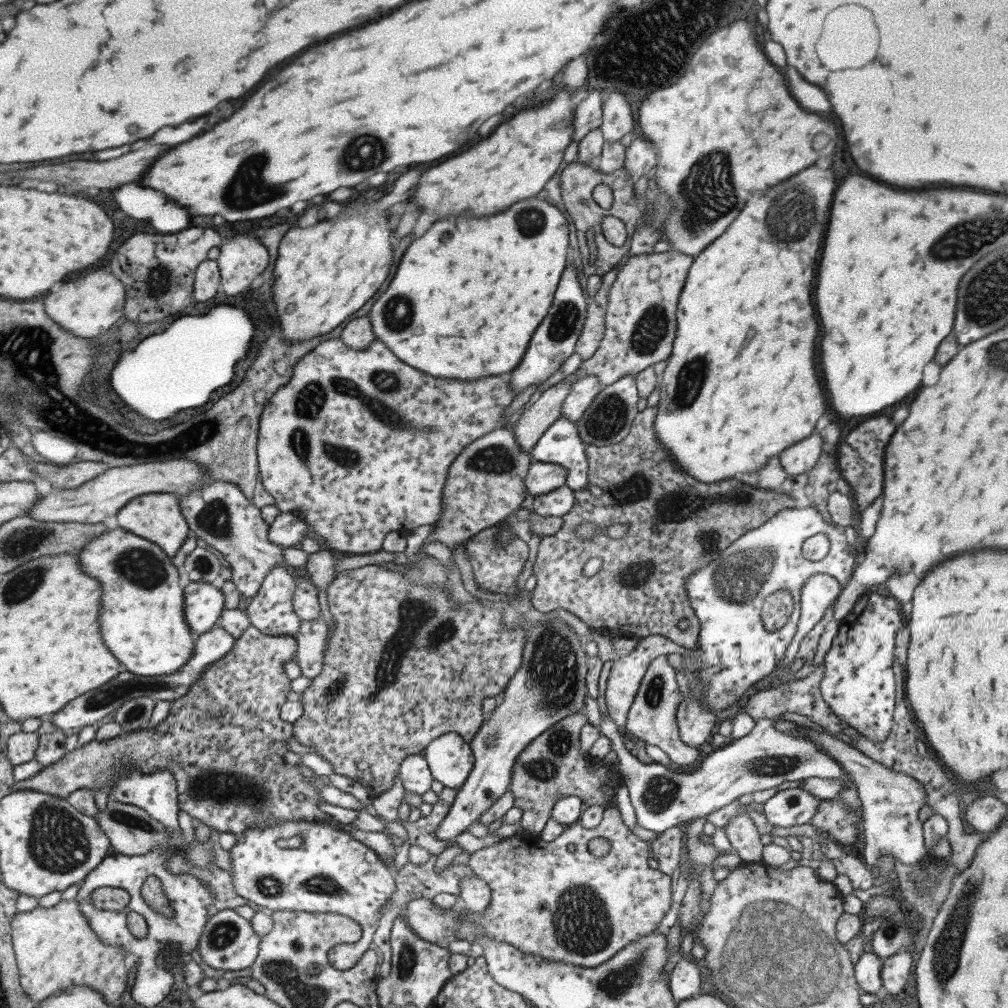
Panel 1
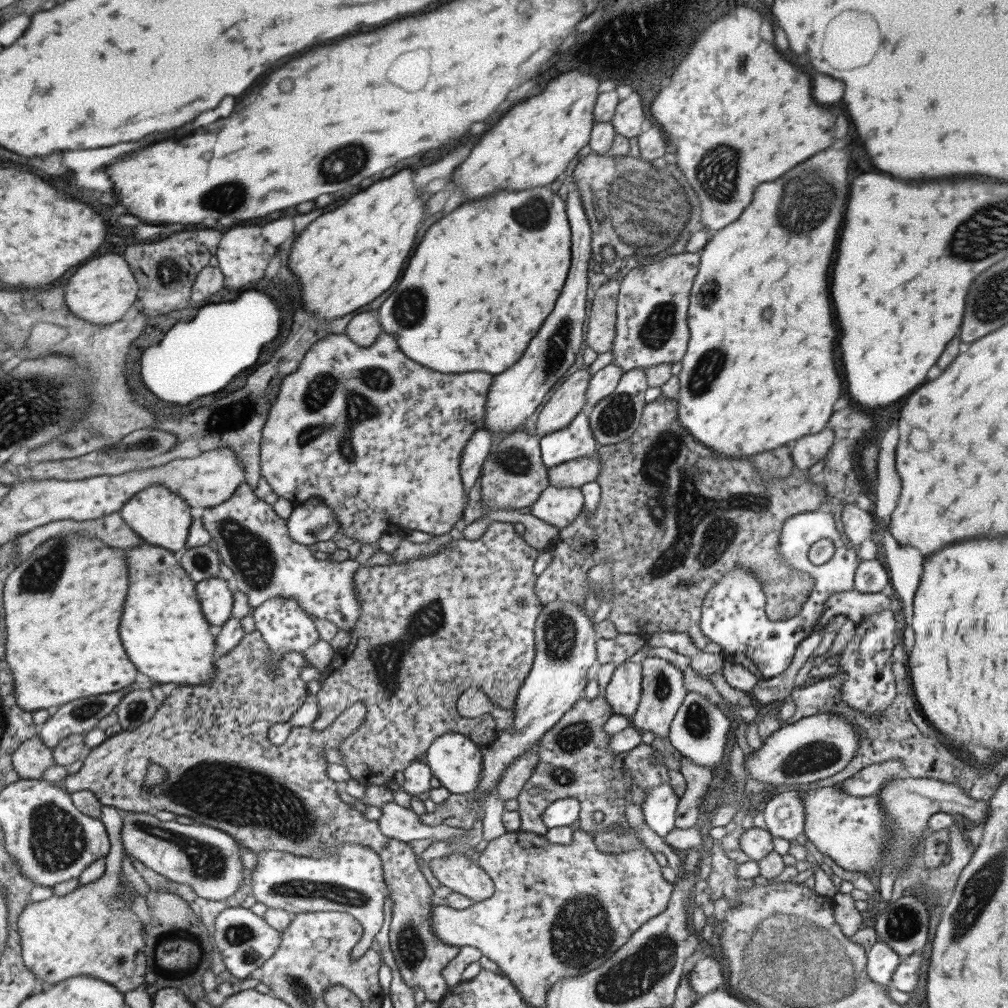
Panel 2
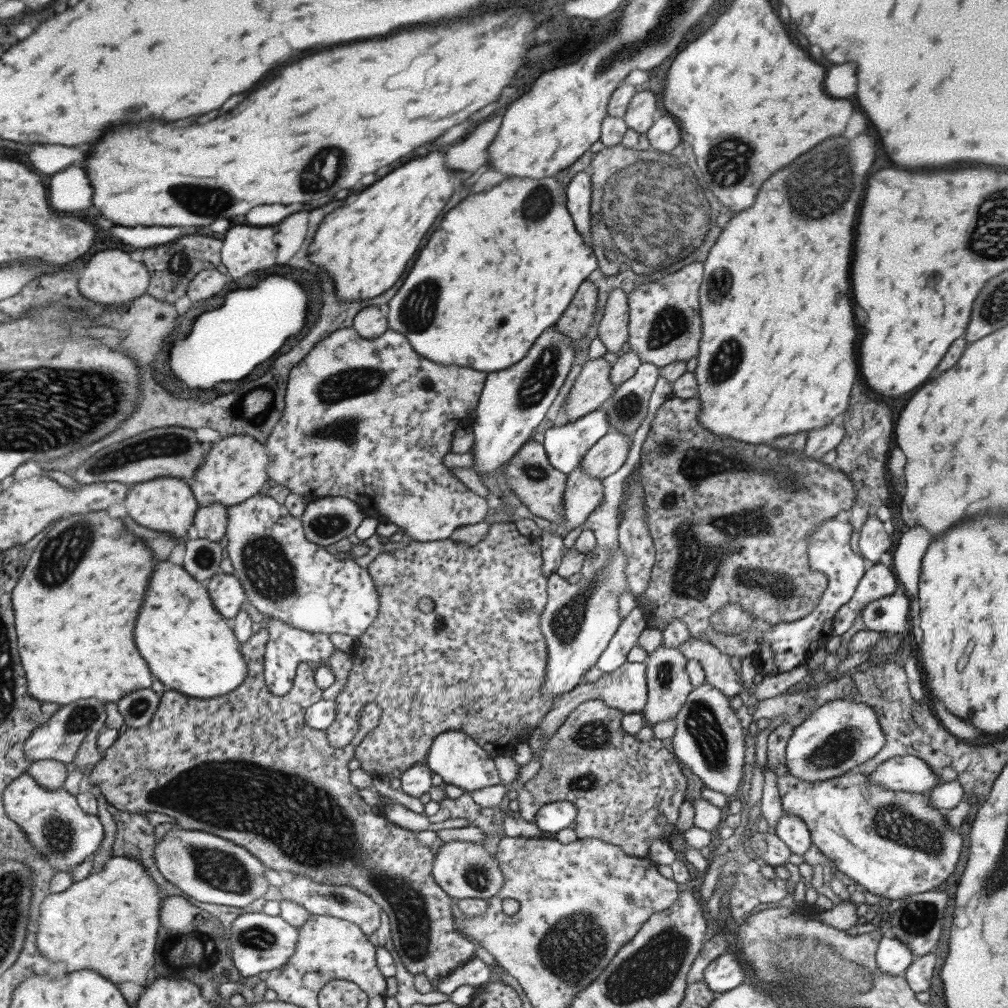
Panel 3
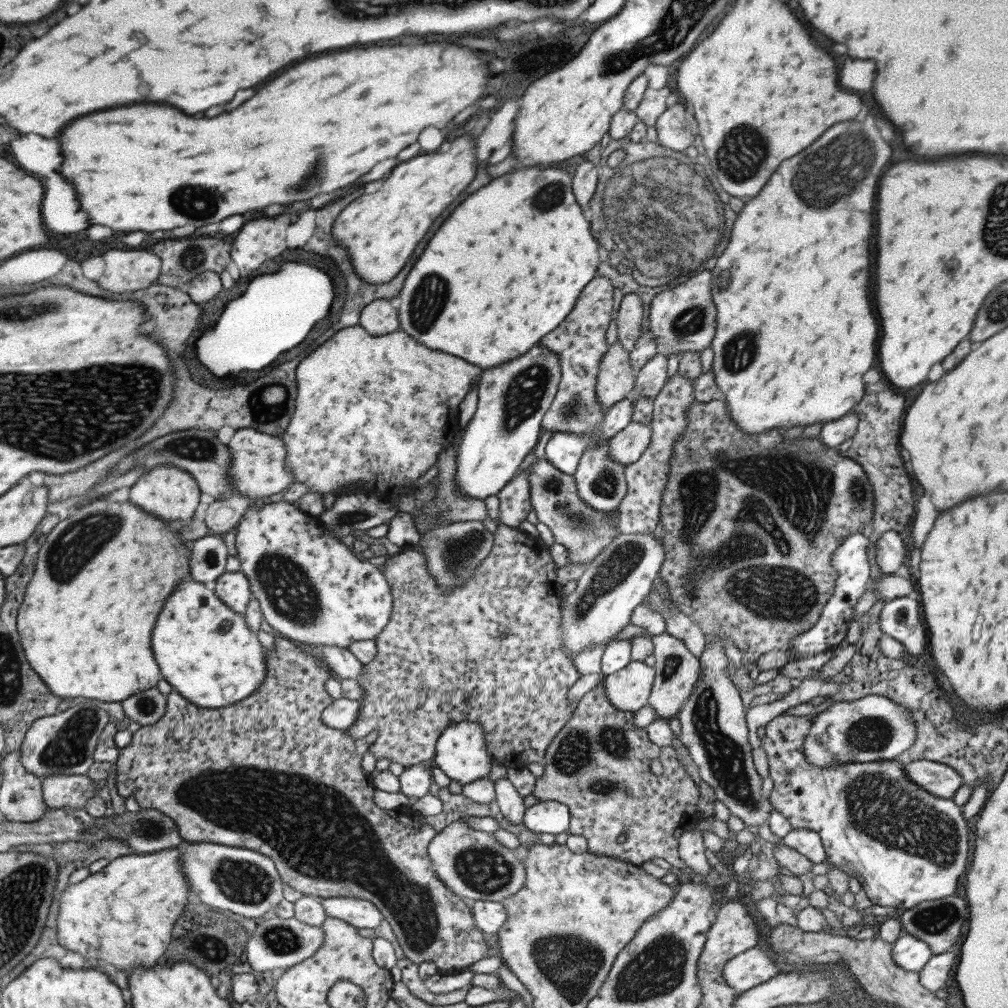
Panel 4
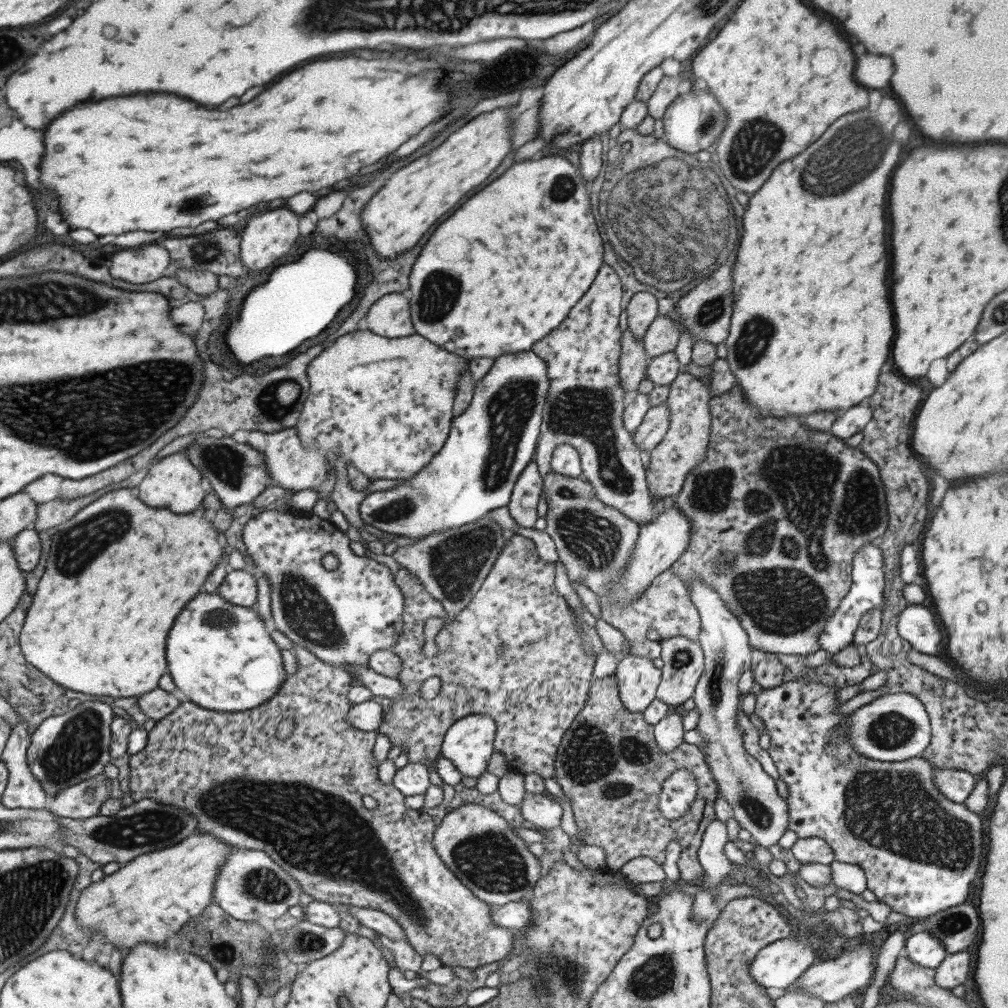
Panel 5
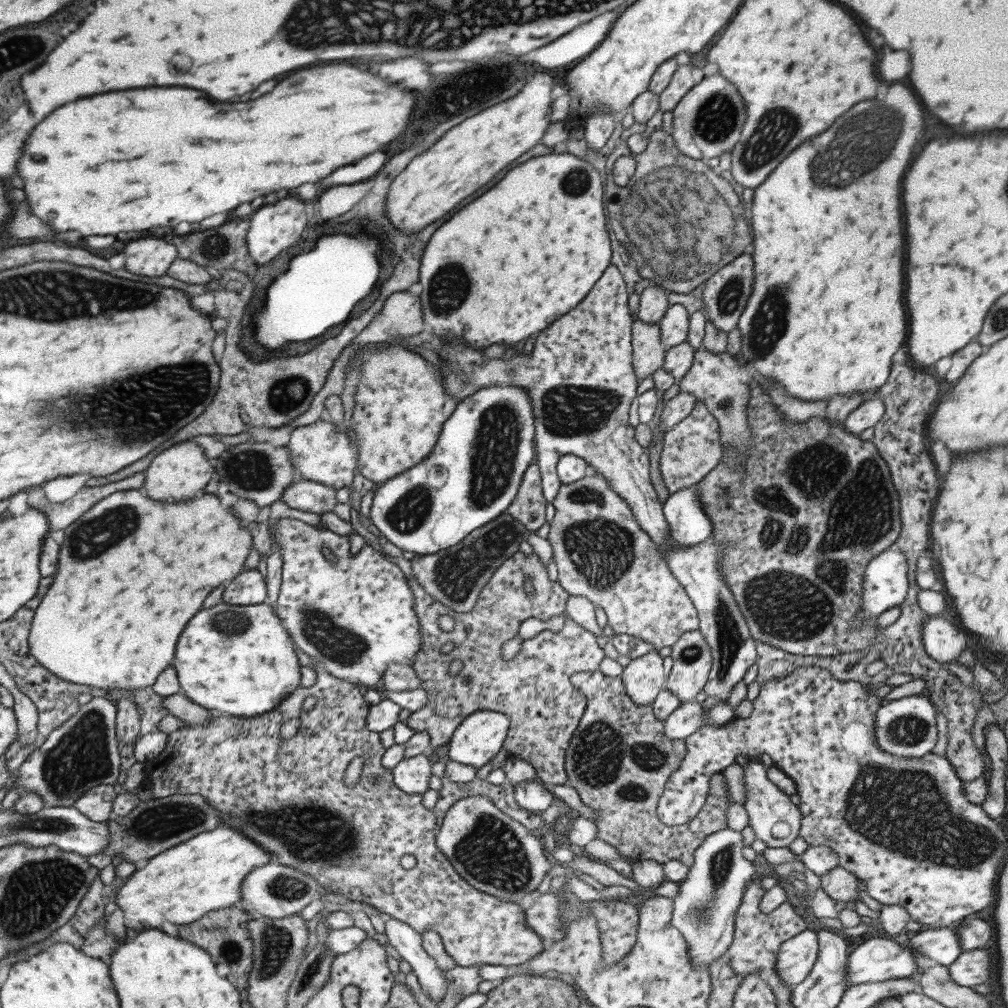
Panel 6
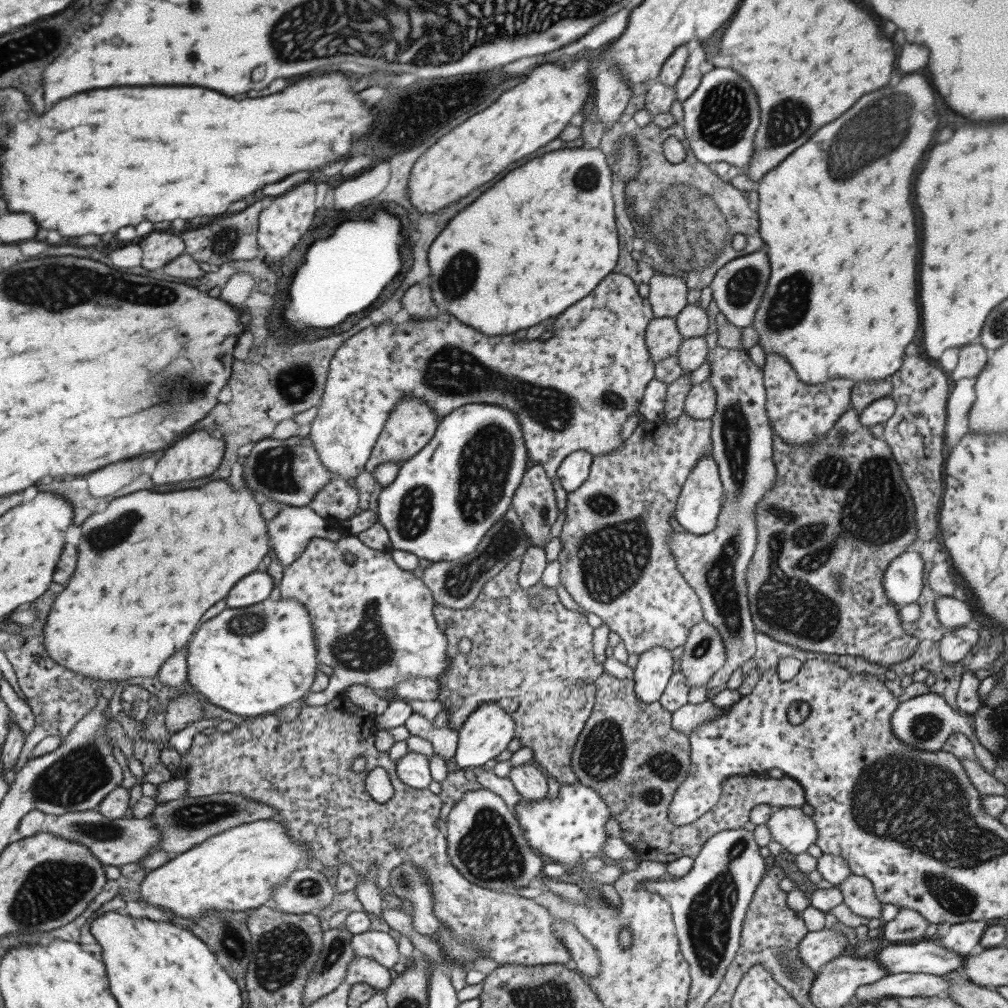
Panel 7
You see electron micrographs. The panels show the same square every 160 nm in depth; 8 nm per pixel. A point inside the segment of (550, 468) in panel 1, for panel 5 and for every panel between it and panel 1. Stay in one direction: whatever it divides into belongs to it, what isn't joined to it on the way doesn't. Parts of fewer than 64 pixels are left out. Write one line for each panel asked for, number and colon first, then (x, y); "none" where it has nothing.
2: (573, 473)
3: (603, 458)
4: (626, 445)
5: (653, 425)

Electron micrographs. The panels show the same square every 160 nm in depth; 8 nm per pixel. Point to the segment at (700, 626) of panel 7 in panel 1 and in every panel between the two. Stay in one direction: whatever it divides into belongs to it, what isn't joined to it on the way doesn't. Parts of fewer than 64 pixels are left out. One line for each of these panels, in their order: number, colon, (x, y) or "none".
1: (651, 718)
2: (662, 691)
3: (667, 685)
4: (675, 668)
5: (682, 658)
6: (690, 655)

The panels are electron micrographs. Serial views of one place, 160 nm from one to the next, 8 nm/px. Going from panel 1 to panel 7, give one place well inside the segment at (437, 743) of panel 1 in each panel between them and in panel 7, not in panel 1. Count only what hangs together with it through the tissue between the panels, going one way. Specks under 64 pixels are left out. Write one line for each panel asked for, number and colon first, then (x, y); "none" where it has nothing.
2: (453, 759)
3: (453, 755)
4: (460, 753)
5: (467, 743)
6: (477, 739)
7: (485, 733)

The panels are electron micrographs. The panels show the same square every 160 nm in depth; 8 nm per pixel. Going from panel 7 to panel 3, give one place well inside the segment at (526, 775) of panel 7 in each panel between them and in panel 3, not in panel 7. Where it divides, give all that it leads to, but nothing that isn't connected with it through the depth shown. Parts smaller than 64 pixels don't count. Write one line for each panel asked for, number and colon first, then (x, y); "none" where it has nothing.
3: (551, 818)
4: (545, 817)
5: (541, 812)
6: (533, 796)

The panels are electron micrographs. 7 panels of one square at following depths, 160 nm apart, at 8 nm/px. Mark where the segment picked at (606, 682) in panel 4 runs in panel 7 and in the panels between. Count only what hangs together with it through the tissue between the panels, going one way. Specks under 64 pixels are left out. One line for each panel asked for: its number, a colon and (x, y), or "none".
5: (637, 678)
6: (642, 678)
7: (652, 671)

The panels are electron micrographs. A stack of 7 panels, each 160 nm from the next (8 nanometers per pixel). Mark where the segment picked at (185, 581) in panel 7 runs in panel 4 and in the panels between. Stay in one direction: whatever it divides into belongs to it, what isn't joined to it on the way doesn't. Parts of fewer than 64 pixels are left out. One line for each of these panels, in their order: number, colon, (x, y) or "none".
4: (91, 639)
5: (96, 624)
6: (105, 621)

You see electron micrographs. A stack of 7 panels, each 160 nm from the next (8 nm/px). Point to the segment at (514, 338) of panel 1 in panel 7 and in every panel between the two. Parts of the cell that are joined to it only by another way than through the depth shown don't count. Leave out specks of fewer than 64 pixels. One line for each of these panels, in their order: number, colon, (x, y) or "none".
2: (477, 287)
3: (503, 265)
4: (526, 226)
5: (492, 270)
6: (518, 257)
7: (560, 239)

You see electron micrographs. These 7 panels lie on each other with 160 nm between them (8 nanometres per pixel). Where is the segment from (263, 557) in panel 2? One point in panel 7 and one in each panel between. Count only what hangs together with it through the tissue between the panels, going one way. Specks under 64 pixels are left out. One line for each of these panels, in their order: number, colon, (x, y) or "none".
3: (284, 576)
4: (312, 590)
5: (343, 615)
6: (354, 616)
7: (372, 622)

